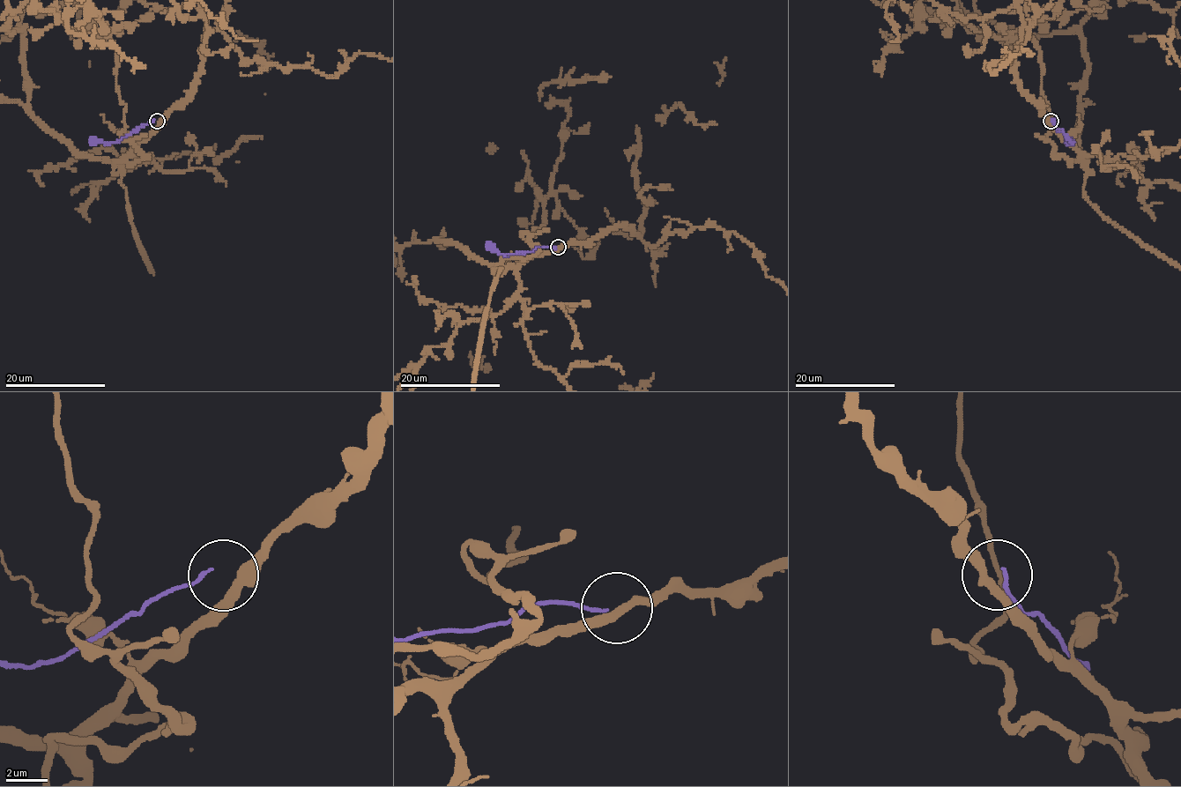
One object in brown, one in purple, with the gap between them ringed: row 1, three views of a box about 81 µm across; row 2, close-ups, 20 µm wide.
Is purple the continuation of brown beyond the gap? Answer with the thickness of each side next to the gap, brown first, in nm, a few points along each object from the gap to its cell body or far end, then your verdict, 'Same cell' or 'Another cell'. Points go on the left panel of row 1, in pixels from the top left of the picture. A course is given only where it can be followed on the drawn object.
Thickness 420 nm (brown) against 180 nm. Course of purple: (154, 120), (116, 141), (89, 140). Another cell

